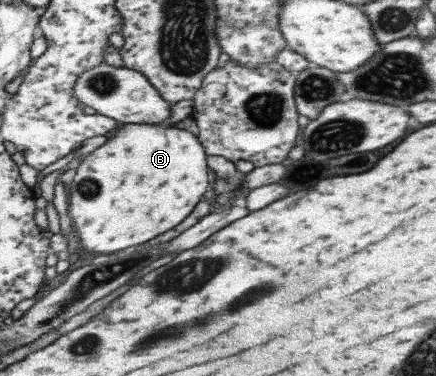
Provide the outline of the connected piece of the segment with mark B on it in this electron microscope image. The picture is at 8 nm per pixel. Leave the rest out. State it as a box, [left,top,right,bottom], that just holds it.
[68,123,210,256]

